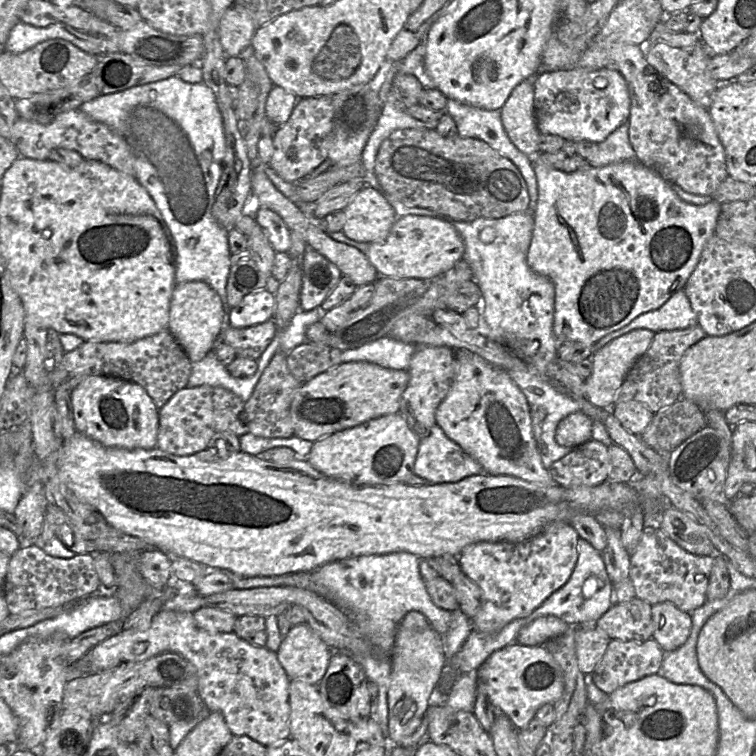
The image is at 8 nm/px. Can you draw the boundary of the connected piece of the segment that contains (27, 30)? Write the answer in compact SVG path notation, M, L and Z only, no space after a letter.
M19 22L11 30L5 44L5 51L10 53L23 53L37 44L50 39L63 39L80 50L97 55L97 51L86 41L83 41L64 27L63 24L51 24L47 27L35 27L26 23Z

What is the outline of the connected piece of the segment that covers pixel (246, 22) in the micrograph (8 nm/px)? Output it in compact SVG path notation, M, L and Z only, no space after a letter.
M234 5L223 13L218 28L219 42L227 56L239 56L251 47L257 25L246 10Z

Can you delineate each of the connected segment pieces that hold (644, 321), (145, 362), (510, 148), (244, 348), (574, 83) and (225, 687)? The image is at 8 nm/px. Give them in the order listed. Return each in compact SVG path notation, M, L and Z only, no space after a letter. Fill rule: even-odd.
M680 289L658 309L643 313L626 326L607 334L591 346L592 352L603 344L610 342L636 329L648 329L654 333L686 329L697 325L697 316L684 292Z
M168 330L130 343L84 341L84 343L75 350L65 353L61 362L54 368L49 368L49 362L47 364L48 386L53 390L63 388L70 392L79 383L90 376L114 377L136 383L143 387L158 410L177 391L186 388L190 374L191 362Z
M449 98L447 99L446 113L453 118L459 136L483 140L501 156L511 160L519 169L527 184L531 203L537 202L538 183L533 165L528 156L521 152L508 137L502 124L500 110L485 110Z
M273 319L245 328L225 325L218 340L231 346L237 356L258 360L278 333Z
M541 70L533 81L535 120L540 134L558 135L565 140L585 139L600 143L629 119L629 89L625 78L617 70Z
M161 610L147 630L119 632L90 649L73 667L85 661L90 675L163 652L179 654L195 666L197 694L209 712L223 715L233 736L247 736L265 747L290 738L290 679L276 652L253 646L233 632L212 634L204 631L197 626L191 612Z

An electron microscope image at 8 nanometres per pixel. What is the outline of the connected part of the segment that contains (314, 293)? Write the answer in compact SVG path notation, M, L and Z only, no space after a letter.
M311 248L303 255L301 270L299 307L309 311L322 304L342 274L331 261Z

